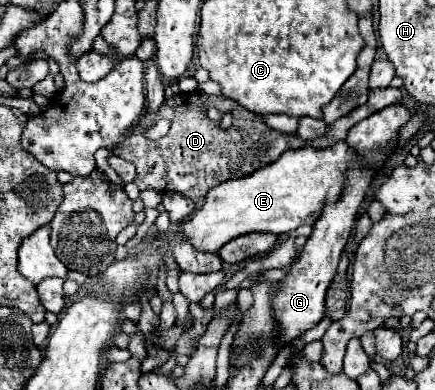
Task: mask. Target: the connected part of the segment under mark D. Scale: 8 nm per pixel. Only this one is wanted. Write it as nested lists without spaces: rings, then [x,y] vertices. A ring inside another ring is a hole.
[[[387,87],[387,89],[377,89],[377,91],[369,91],[369,101],[357,109],[353,109],[349,115],[341,117],[339,121],[335,121],[333,125],[329,125],[327,133],[319,139],[311,139],[311,141],[303,141],[297,135],[285,135],[271,129],[251,111],[247,111],[245,107],[237,105],[235,101],[227,99],[227,97],[215,97],[215,95],[197,95],[193,93],[179,93],[171,99],[165,99],[165,103],[159,109],[159,117],[167,117],[171,121],[171,129],[166,136],[157,141],[147,139],[145,137],[145,129],[149,119],[141,119],[131,133],[125,137],[125,143],[119,143],[117,149],[113,149],[113,155],[131,161],[133,165],[137,165],[137,177],[135,183],[137,187],[143,189],[155,189],[155,191],[177,191],[189,199],[199,199],[203,197],[211,187],[221,185],[223,181],[235,179],[235,177],[245,177],[249,173],[253,173],[259,167],[265,167],[269,163],[273,163],[281,153],[289,151],[289,149],[301,149],[301,147],[331,147],[337,141],[343,141],[347,137],[347,131],[367,119],[369,115],[389,107],[389,105],[397,105],[401,103],[401,91]],[[203,103],[207,103],[207,107],[203,107]],[[211,105],[217,105],[221,111],[231,109],[235,115],[233,125],[223,131],[219,127],[219,123],[213,123],[207,117],[207,109]],[[169,149],[175,149],[173,155],[169,155]]]

